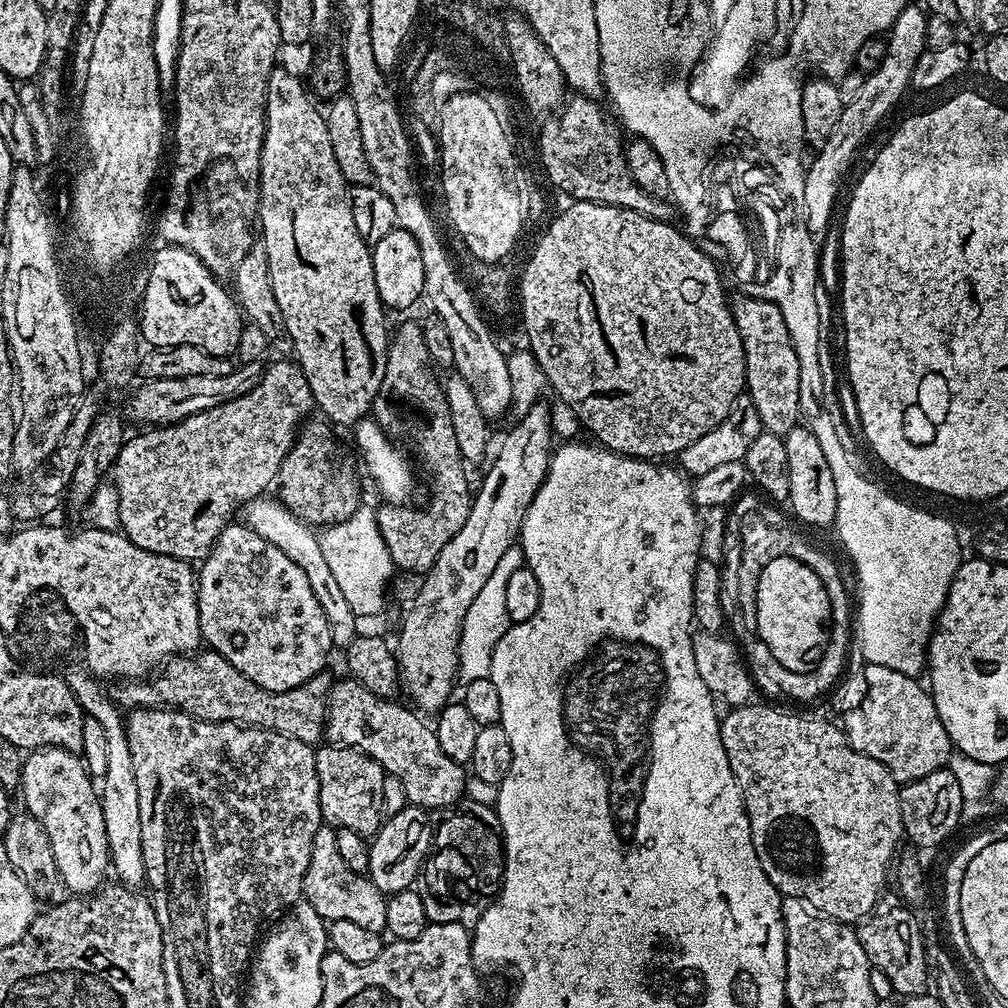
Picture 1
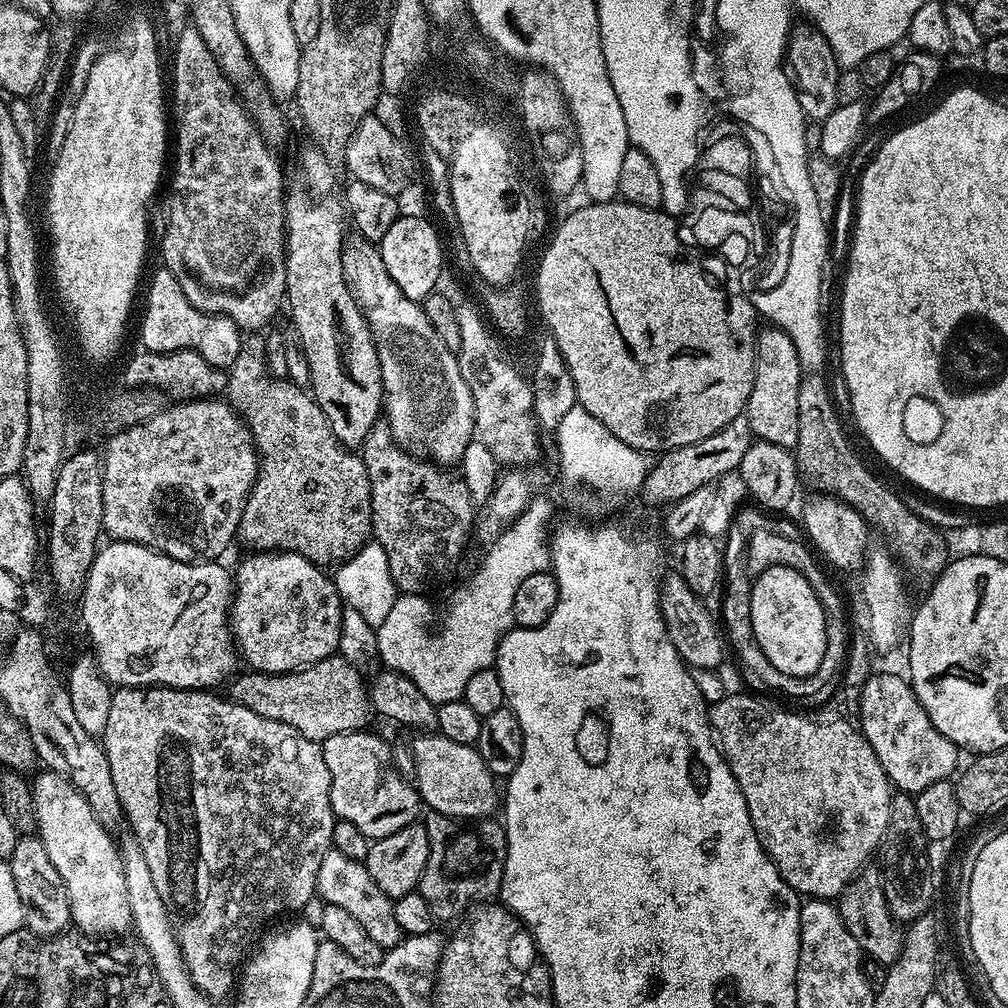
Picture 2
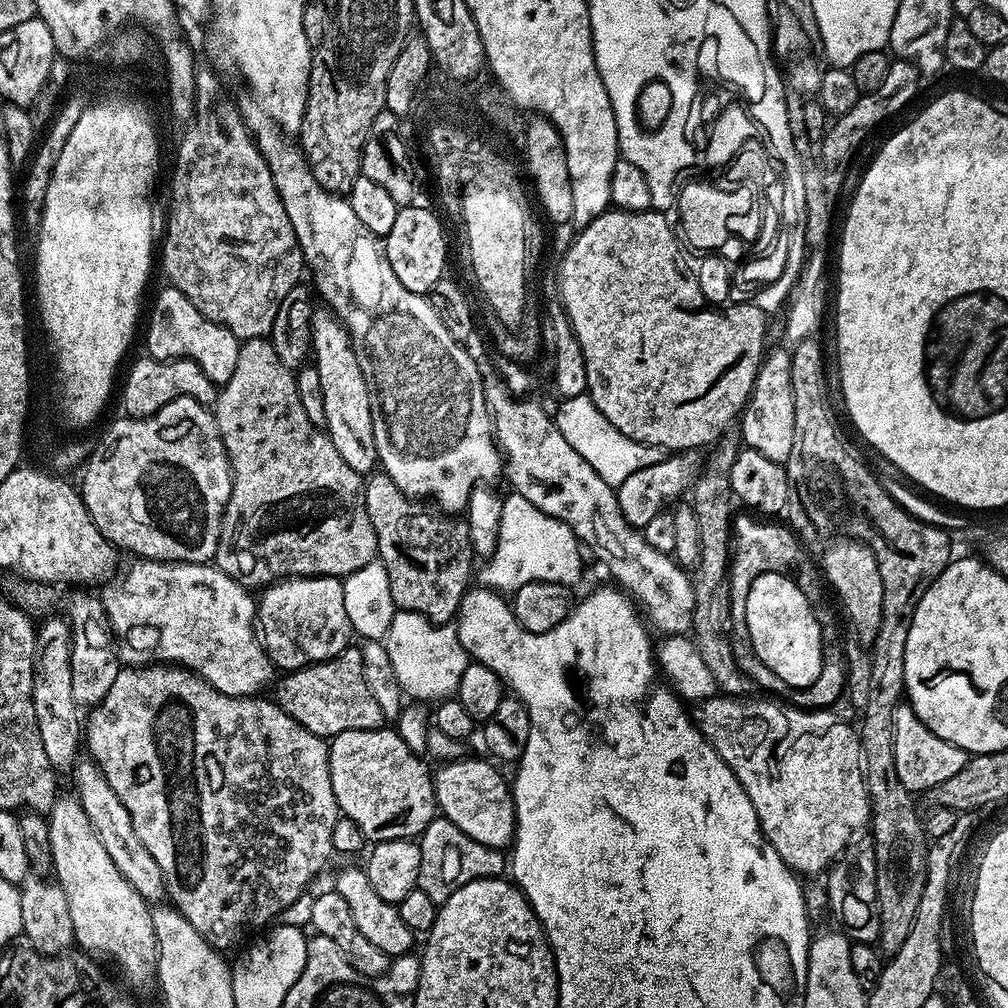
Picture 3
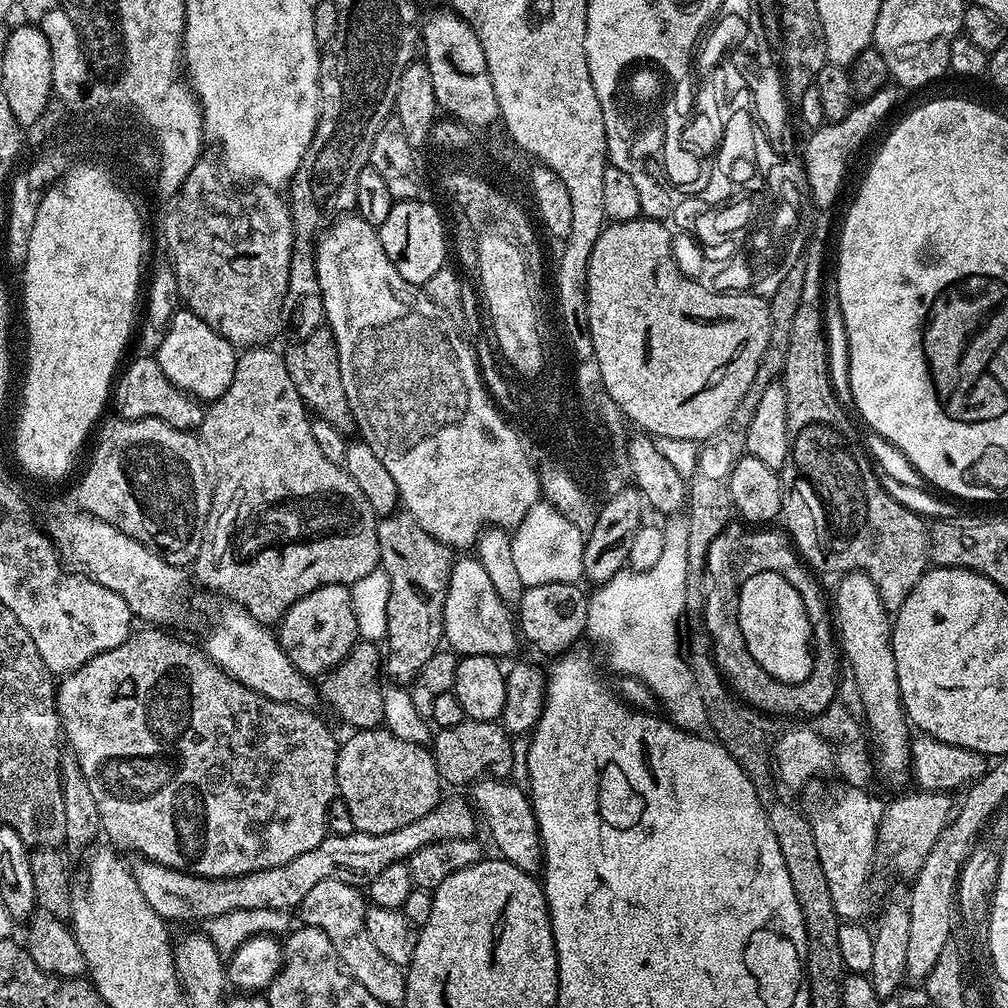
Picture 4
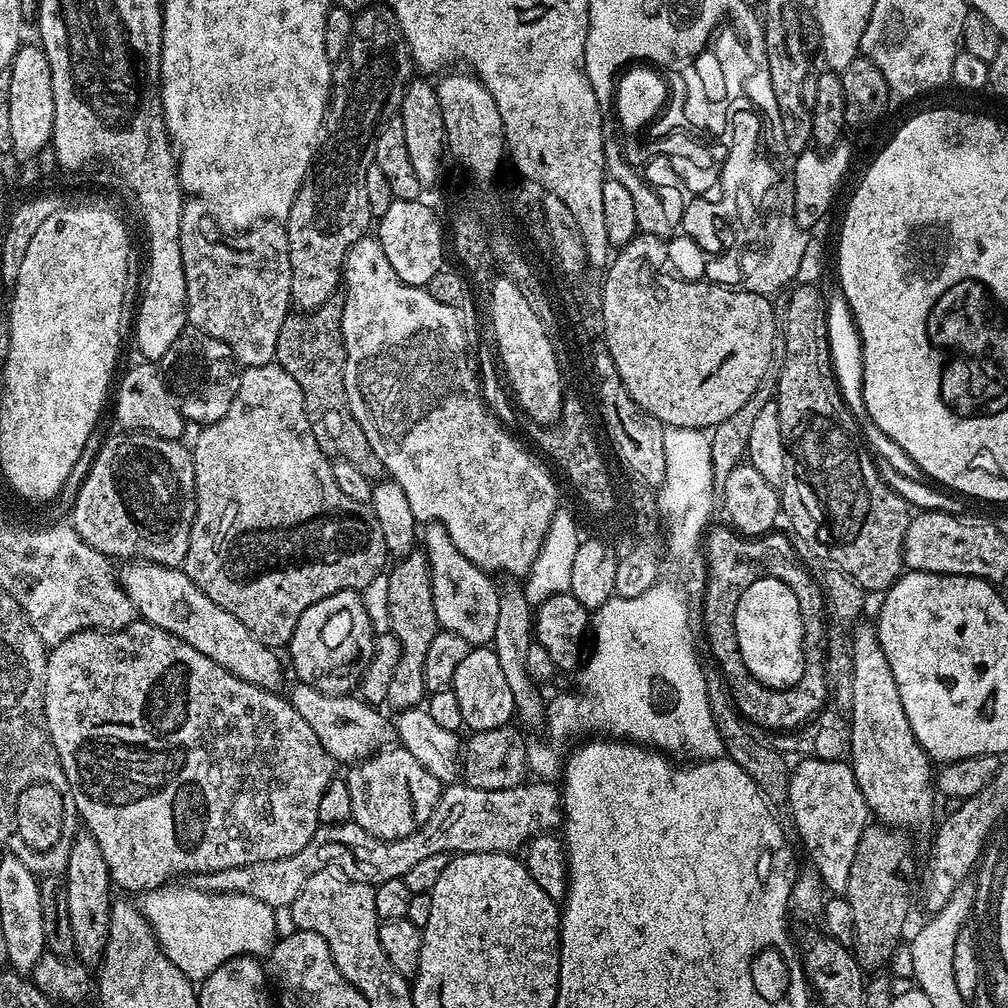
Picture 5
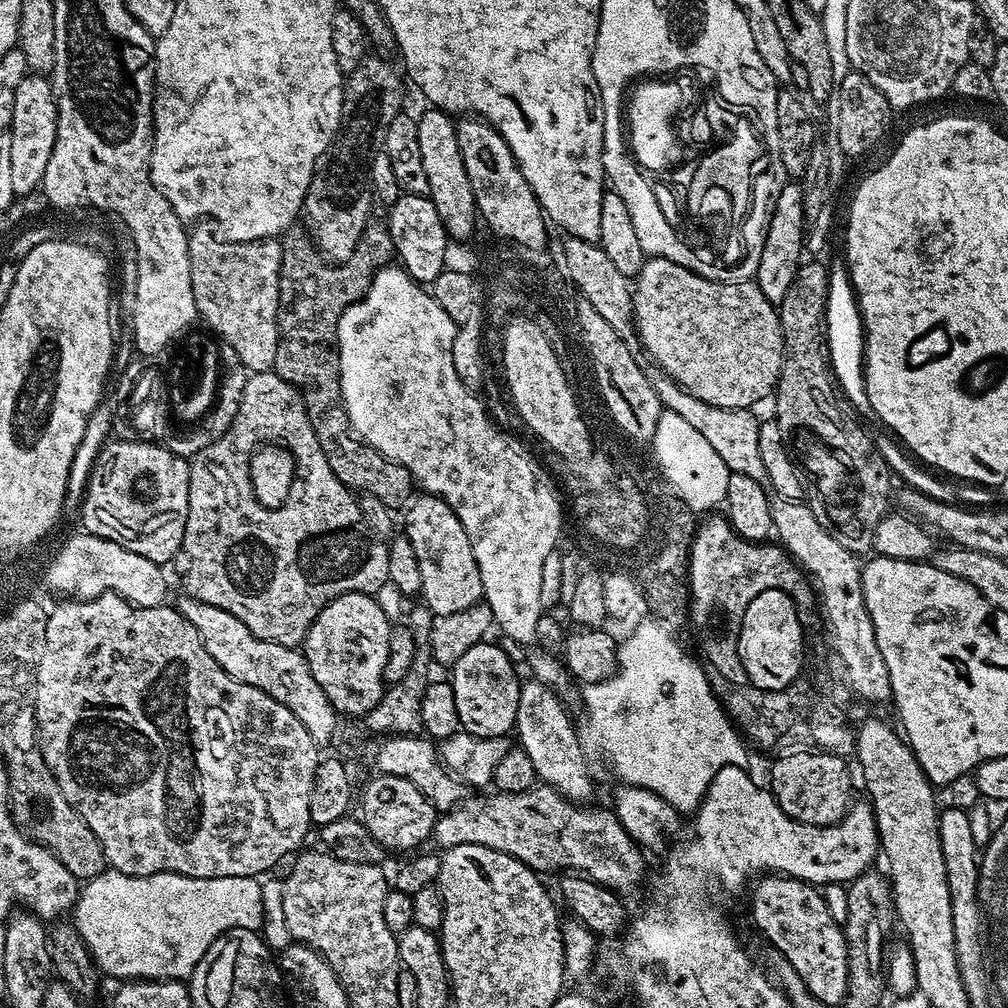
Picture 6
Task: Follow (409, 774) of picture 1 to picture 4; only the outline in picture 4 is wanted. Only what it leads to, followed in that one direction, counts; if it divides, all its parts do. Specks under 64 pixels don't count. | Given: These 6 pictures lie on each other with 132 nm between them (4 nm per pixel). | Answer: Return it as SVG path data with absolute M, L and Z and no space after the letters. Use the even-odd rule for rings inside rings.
M485 778L471 785L470 803L479 819L488 827L488 836L496 843L496 848L503 859L508 860L518 870L539 873L542 868L542 849L540 831L532 802L527 791L516 784L508 784L504 778Z

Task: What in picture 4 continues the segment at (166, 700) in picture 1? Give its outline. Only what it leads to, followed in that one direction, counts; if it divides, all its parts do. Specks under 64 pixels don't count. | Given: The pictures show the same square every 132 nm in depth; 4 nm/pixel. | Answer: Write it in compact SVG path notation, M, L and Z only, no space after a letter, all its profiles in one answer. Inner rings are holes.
M361 639L338 667L323 677L318 692L330 707L356 730L379 728L384 723L384 693L382 689L382 652L375 643Z

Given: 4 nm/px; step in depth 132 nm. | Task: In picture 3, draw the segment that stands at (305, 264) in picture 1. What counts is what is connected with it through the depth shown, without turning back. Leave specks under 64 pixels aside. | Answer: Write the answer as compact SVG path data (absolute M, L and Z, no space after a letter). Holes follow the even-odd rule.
M324 306L317 307L312 314L311 355L322 384L325 403L323 427L334 442L334 450L342 454L342 462L346 462L350 470L361 474L371 473L378 464L372 421L372 392L362 374L362 366L358 366L352 340L343 322Z

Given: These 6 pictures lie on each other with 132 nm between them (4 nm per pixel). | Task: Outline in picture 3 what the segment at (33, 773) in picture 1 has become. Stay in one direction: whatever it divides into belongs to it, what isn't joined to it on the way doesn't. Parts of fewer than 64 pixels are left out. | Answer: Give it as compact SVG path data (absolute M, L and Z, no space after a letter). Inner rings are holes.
M57 795L46 819L50 830L52 872L66 894L66 906L70 906L75 943L85 953L101 961L109 960L120 971L119 979L129 984L129 989L153 987L156 984L156 935L149 901L143 900L138 890L118 874L118 866L114 866L110 854L106 854L98 834L94 834L94 826L90 826L90 818L86 818L86 810L82 810L75 795Z

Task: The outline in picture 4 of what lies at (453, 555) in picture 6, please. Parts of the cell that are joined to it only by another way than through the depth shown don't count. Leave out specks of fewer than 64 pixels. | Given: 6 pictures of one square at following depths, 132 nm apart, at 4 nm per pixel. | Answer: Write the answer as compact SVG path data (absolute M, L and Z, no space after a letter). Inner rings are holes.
M457 559L452 565L450 582L446 590L446 606L444 607L444 640L452 652L461 657L495 656L504 658L507 652L516 648L518 628L509 605L498 598L494 586L486 570L482 570L480 561Z

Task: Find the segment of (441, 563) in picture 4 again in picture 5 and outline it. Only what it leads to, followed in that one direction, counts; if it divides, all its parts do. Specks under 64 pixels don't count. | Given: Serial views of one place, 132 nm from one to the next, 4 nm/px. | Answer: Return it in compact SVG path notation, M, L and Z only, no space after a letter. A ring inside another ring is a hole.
M417 550L411 552L409 556L399 557L391 565L391 568L387 573L389 578L389 616L392 623L391 632L398 638L398 646L402 646L402 656L398 658L398 667L395 668L393 676L390 678L390 686L386 690L384 698L387 707L392 707L392 710L403 710L405 708L415 708L425 703L426 689L423 670L425 669L426 654L429 653L430 642L433 641L437 632L441 631L441 627L434 614L434 590L430 578L430 566L423 551Z

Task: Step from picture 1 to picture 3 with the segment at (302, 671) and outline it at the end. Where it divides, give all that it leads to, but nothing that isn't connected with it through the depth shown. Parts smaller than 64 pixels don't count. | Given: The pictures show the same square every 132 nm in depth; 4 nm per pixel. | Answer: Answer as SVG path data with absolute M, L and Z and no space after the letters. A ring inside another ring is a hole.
M298 576L277 580L258 596L258 635L273 665L280 670L306 668L329 660L349 647L354 633L346 614L344 581L335 576Z

